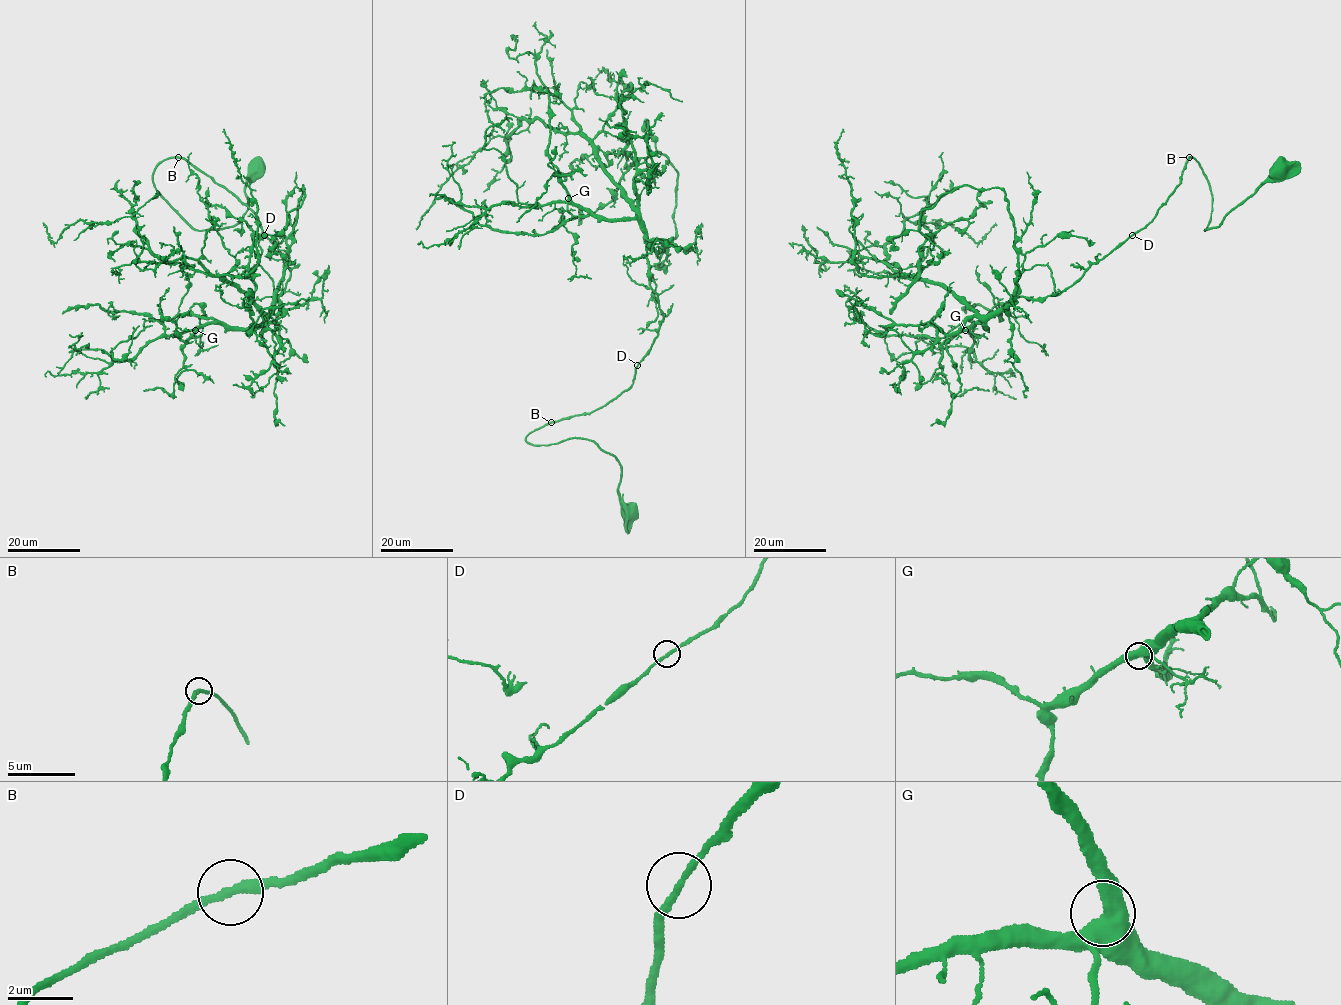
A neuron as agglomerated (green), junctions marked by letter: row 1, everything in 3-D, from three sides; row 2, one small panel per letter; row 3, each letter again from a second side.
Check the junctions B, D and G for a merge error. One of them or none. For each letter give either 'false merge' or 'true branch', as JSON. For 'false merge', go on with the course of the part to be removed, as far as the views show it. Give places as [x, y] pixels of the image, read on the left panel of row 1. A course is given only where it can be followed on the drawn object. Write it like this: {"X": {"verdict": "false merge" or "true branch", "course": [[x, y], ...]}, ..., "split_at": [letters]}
{"B": {"verdict": "true branch"}, "D": {"verdict": "true branch"}, "G": {"verdict": "true branch"}, "split_at": []}

